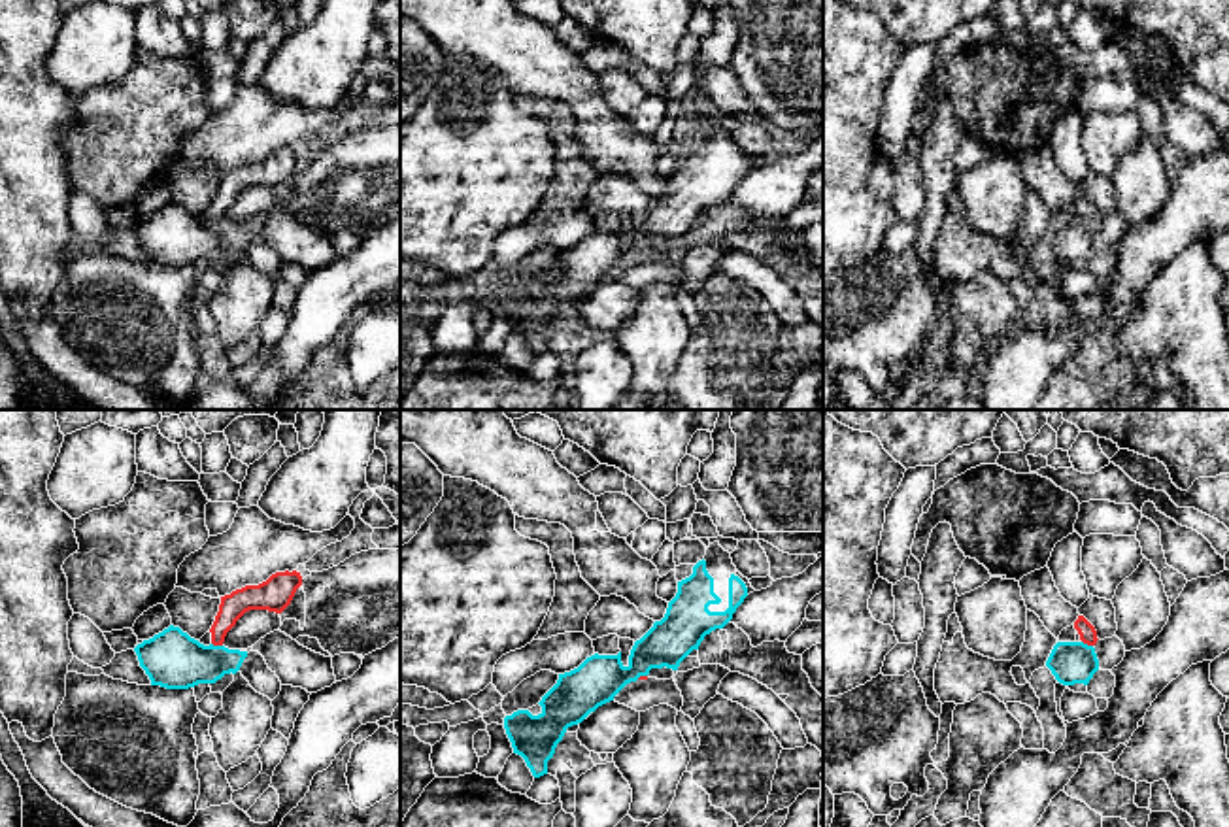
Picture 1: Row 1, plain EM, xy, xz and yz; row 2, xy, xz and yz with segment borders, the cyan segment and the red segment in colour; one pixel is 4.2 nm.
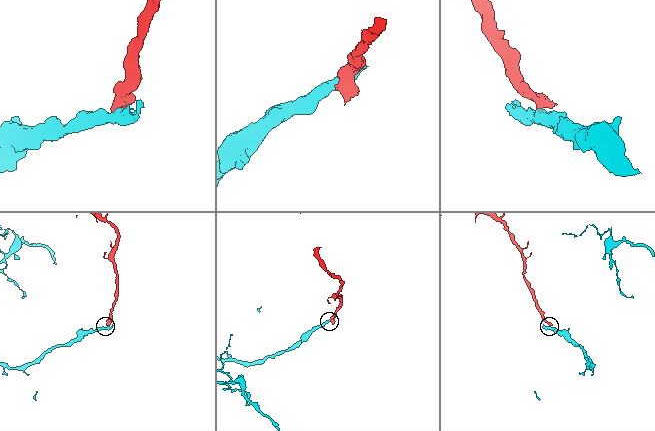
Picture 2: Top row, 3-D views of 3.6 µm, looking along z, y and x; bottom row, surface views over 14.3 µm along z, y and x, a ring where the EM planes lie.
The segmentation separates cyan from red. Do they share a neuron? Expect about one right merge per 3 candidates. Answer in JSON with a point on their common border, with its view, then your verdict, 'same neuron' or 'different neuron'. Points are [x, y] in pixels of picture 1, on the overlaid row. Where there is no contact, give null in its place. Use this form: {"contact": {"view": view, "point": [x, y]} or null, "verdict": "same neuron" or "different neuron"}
{"contact": {"view": "xy", "point": [218, 646]}, "verdict": "different neuron"}

